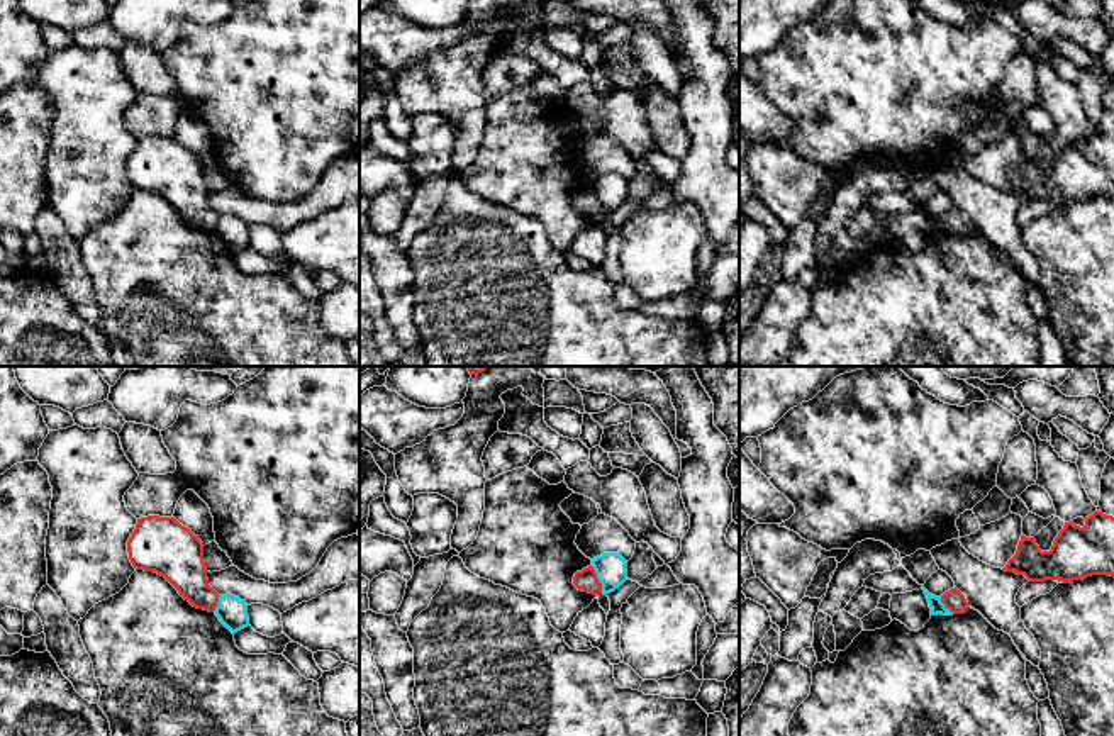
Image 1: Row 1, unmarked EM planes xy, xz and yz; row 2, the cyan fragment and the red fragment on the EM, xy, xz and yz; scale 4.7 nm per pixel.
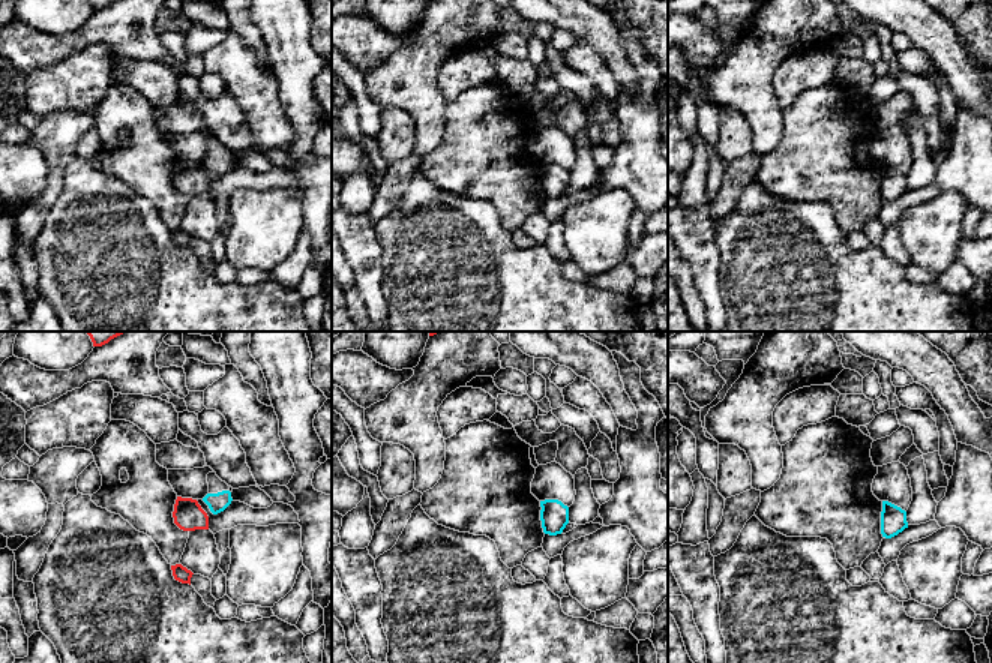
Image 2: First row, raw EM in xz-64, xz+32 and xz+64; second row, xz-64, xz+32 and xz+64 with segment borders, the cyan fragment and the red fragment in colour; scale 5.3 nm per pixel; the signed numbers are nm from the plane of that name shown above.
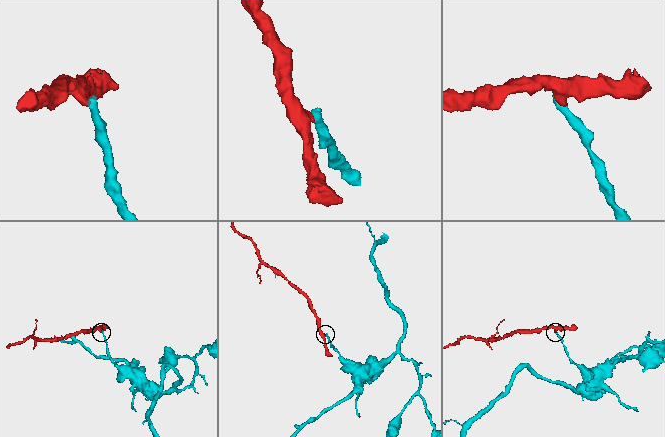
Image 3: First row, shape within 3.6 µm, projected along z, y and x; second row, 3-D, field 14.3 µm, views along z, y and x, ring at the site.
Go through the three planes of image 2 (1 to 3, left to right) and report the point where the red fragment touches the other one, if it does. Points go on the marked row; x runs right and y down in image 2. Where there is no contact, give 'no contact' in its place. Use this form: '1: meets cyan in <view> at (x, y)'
1: no contact
2: no contact
3: no contact

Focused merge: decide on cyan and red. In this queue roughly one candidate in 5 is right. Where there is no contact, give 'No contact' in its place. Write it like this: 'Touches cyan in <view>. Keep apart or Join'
Touches cyan in xz. Keep apart

